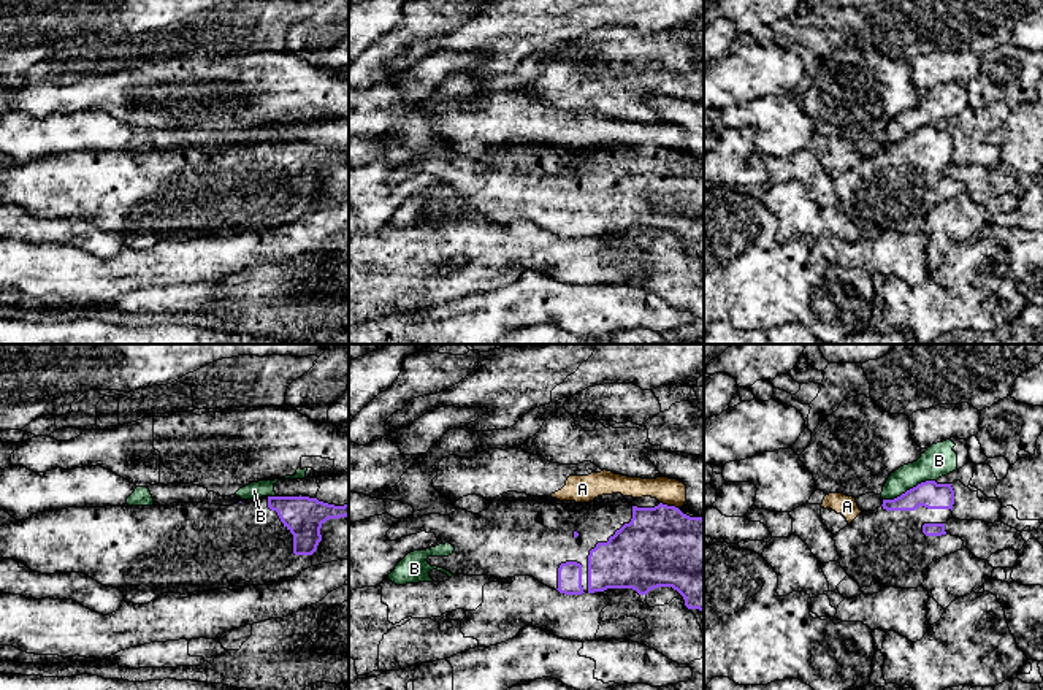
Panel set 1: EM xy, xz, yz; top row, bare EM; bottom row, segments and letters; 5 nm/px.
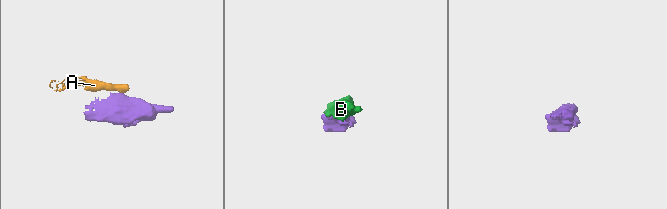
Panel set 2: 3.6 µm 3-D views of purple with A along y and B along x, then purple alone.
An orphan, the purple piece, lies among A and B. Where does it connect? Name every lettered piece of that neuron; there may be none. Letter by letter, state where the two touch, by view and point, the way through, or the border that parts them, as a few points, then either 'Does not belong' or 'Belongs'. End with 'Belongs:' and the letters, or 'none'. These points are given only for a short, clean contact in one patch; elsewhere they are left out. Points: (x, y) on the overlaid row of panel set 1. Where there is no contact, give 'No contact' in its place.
A: Touches purple at xz (669, 506). Boundary: xz (660, 502), (677, 508). Does not belong
B: Touches purple at yz (910, 489). Does not belong
Belongs: none

